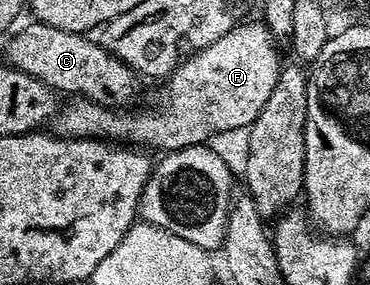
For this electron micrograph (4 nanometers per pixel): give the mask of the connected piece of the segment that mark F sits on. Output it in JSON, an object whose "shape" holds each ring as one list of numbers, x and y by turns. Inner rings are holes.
{"shape":[[257,21,234,24,233,29,227,31,227,35,219,35,215,43,203,47,198,53,188,54,169,74,169,90,154,103,153,109,121,113,125,111,78,97,70,100,70,105,60,106,51,121,52,132,59,137,128,139,137,145,145,143,160,151,172,151,202,144,217,132,249,128,259,111,263,111,263,103,271,99,271,91,275,91,275,83,283,68,283,60,277,54,278,42,268,26]]}

